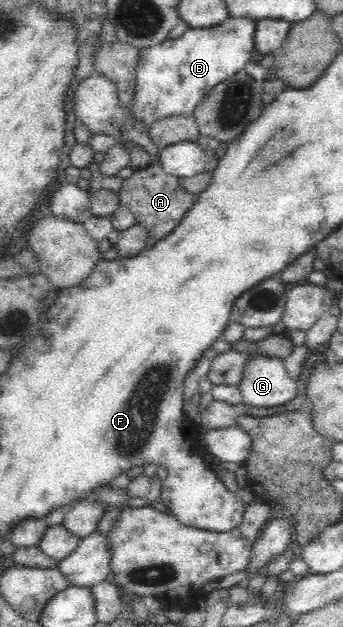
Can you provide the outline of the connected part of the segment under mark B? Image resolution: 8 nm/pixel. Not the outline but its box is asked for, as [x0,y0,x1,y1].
[128,17,258,125]

